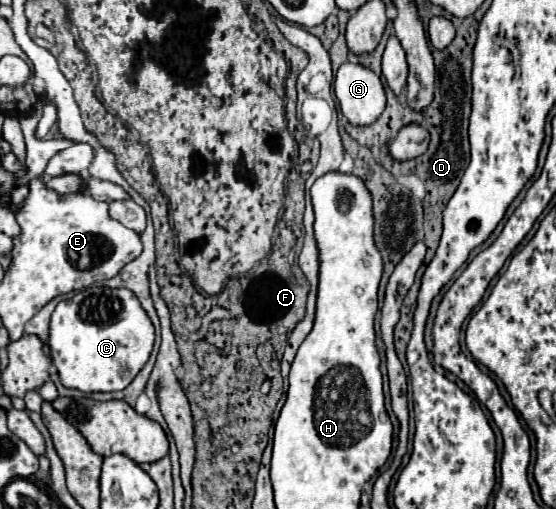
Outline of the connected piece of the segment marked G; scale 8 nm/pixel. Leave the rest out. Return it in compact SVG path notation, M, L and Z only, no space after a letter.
M344 63L334 75L334 95L342 115L356 127L374 123L384 107L386 95L380 77L358 63Z

